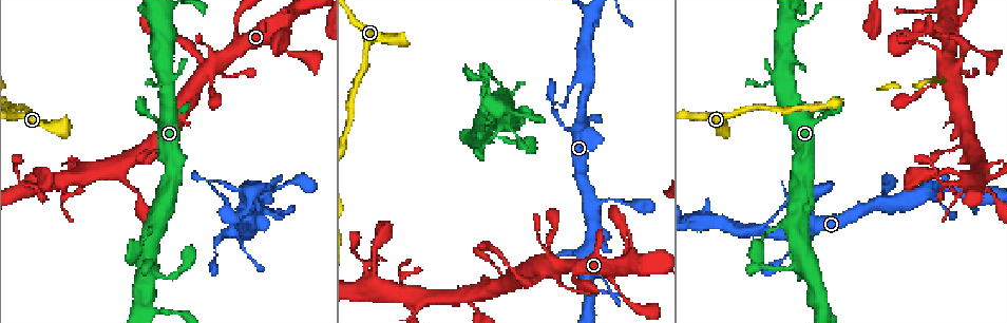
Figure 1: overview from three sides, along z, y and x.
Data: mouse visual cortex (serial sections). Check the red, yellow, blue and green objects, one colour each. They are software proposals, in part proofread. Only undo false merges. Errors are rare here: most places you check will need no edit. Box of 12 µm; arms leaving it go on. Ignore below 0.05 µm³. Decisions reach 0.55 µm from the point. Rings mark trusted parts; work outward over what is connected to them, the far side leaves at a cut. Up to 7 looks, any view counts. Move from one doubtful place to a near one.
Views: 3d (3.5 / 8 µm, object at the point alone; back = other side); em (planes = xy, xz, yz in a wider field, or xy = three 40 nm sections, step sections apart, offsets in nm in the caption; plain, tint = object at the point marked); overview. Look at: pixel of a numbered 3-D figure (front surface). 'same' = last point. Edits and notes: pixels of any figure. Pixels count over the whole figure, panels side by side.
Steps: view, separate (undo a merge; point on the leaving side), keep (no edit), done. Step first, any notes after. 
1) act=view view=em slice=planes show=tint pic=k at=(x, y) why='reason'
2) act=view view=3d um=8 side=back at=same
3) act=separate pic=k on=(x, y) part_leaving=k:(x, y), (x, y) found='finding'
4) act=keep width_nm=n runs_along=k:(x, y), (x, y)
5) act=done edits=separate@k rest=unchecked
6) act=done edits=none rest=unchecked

act=view view=3d um=8 pic=1 at=(59, 126) why='abrupt turn'

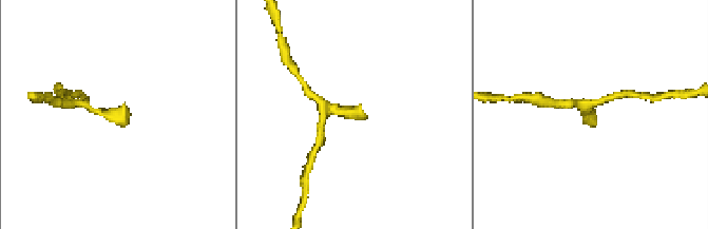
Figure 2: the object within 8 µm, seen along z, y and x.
act=view view=em slice=xy step=3 show=tint pic=2 at=(354, 115)

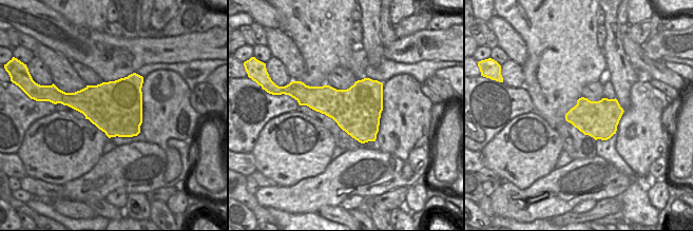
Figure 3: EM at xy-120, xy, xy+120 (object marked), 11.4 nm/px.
act=keep width_nm=550 runs_along=2:(89, 108), (118, 114), (123, 105) found='all the same cell'

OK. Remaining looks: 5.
act=view view=3d um=8 pic=1 at=(287, 24) why='four or more arms meet'

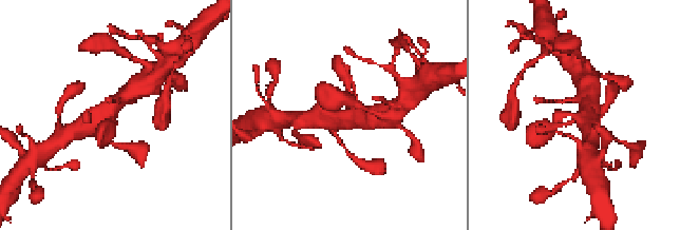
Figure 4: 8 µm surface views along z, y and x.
act=view view=em slice=planes show=tint pic=4 at=(111, 116) arms=4 arm_widths_nm=200,300,600,600 why='need the tissue'

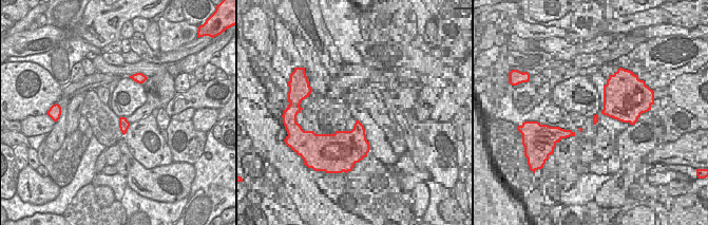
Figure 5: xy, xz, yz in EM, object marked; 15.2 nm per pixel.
act=keep width_nm=160 runs_along=4:(79, 128), (102, 117), (129, 93) found='one cell here'

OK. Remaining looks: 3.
act=view view=3d um=3.5 pic=1 at=(597, 207) why='three-way junction'

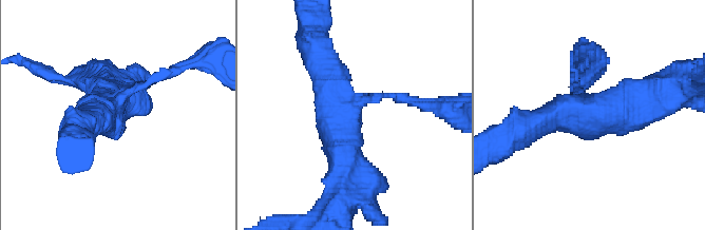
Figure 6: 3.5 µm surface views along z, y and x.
act=view view=em slice=xy step=5 show=tint pic=6 at=(117, 99) arms=3 arm_widths_nm=100,450,500

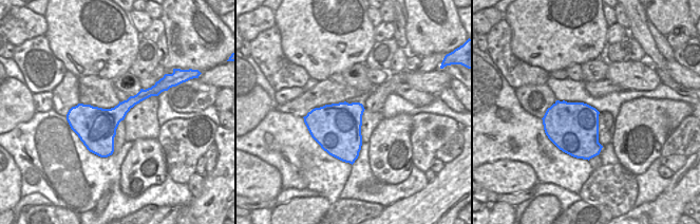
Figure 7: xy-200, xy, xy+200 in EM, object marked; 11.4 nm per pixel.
act=keep runs_along=6:(318, 51), (338, 85), (347, 177) found='one cell here'

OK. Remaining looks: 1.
act=done edits=none rest=unchecked

